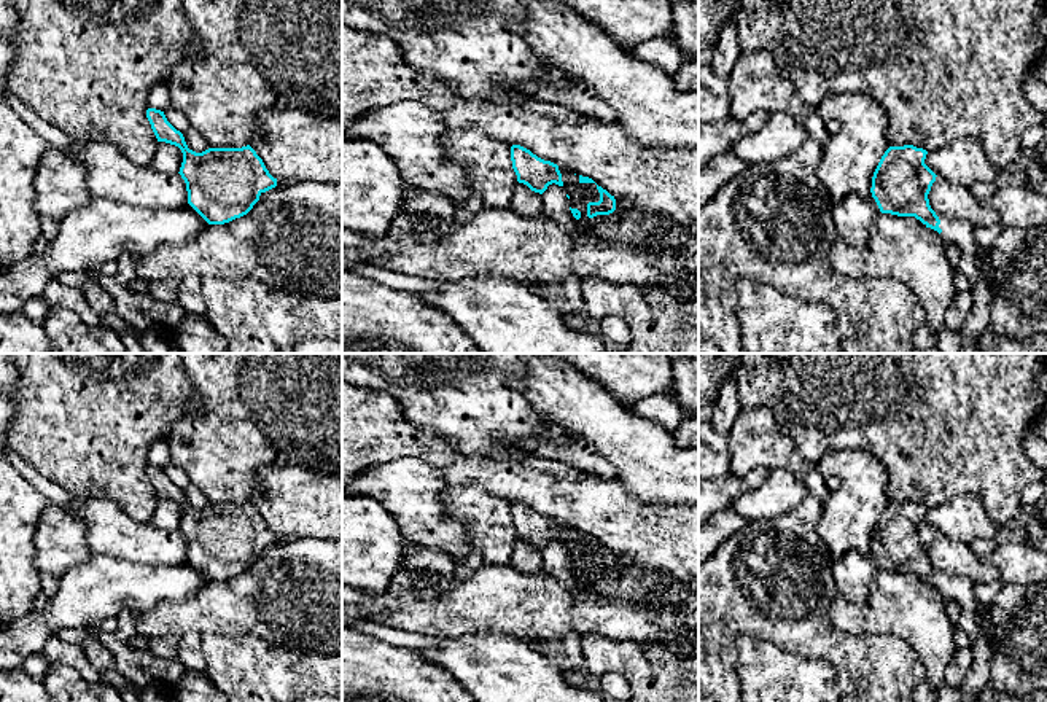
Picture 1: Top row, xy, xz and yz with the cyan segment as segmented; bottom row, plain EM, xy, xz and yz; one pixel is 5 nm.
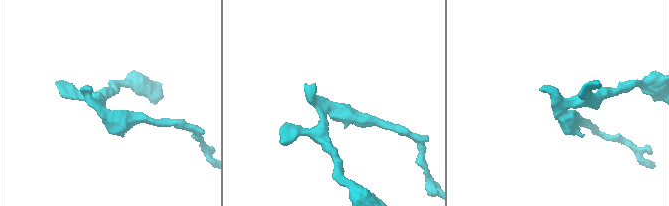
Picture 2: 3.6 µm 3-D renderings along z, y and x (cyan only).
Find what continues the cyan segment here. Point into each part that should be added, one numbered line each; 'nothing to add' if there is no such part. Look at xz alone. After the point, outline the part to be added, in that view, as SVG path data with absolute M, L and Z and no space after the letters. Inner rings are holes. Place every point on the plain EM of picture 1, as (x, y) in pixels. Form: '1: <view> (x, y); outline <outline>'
nothing to add

